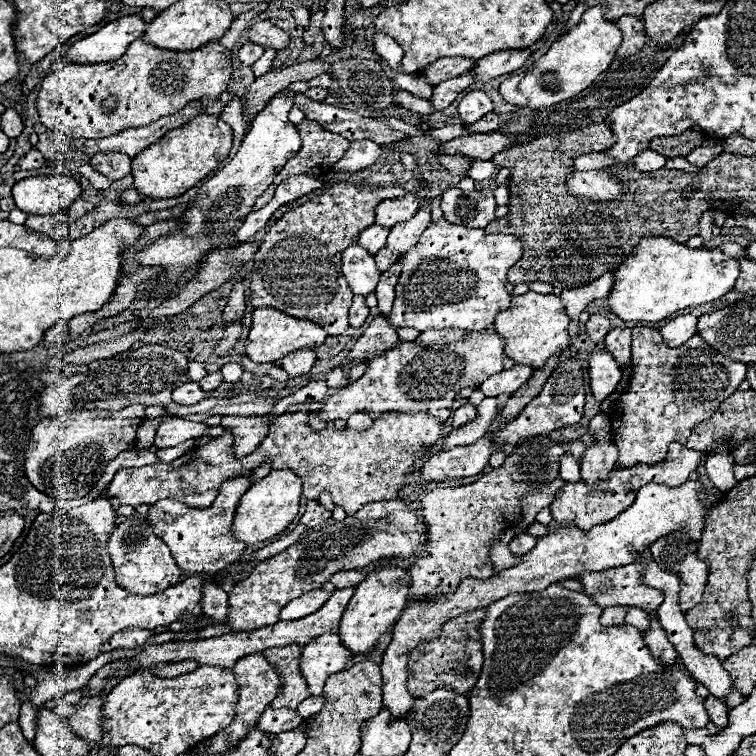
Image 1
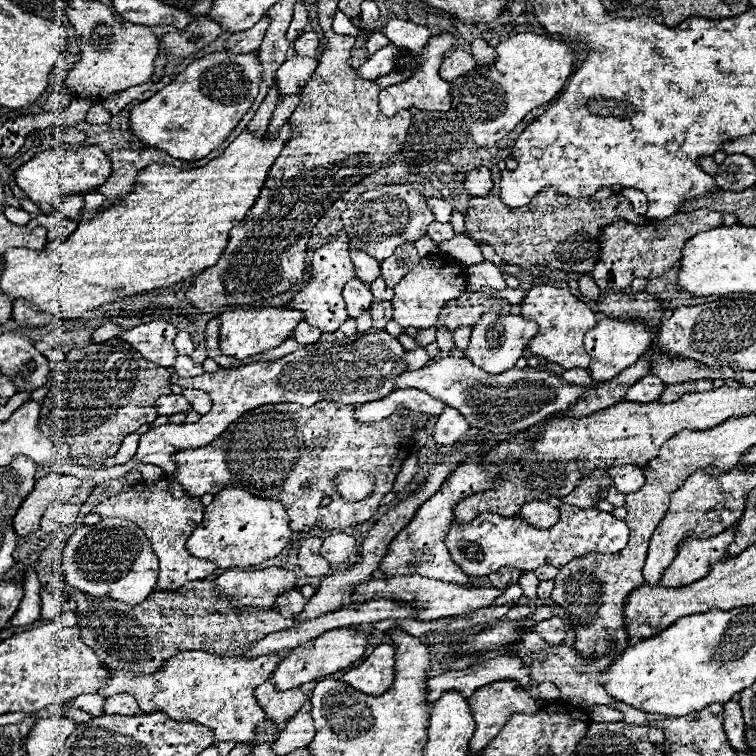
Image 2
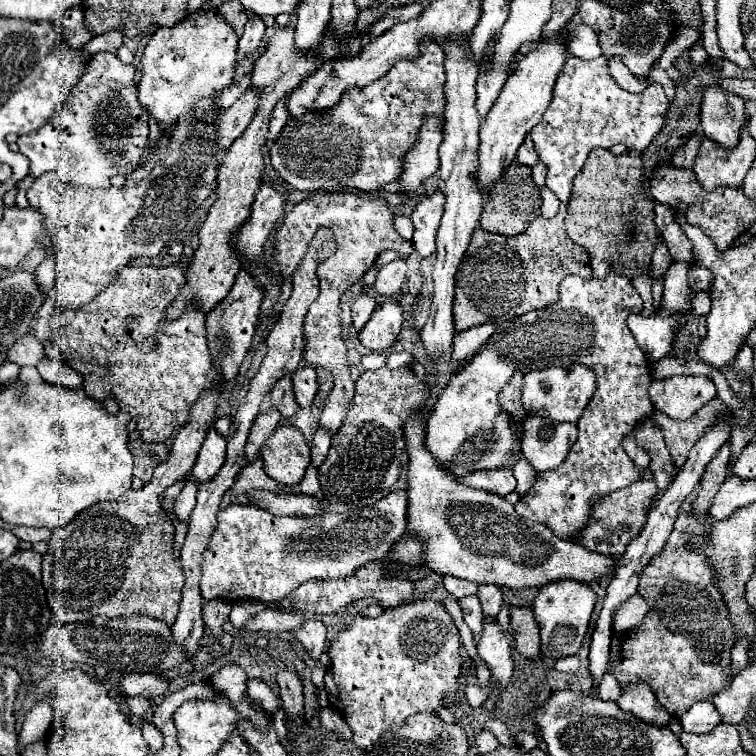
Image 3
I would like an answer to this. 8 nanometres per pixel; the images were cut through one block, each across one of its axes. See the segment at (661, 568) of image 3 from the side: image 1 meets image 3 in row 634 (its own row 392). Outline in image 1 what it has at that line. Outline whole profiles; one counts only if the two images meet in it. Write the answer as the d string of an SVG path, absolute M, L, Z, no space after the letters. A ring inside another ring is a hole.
M632 328L632 380L624 394L618 396L616 404L610 408L610 424L614 434L614 444L618 446L618 464L622 468L630 468L632 464L658 464L668 454L670 442L684 444L692 434L694 426L702 420L710 418L712 412L724 402L730 394L738 390L738 384L746 378L746 364L736 360L728 360L720 356L710 344L704 344L700 336L692 336L686 344L678 348L668 348L658 330L652 328Z

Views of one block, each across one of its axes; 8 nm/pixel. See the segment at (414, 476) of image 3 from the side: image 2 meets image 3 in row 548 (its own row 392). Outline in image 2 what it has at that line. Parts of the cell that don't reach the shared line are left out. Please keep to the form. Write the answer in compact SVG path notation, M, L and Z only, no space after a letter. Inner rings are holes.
M446 356L426 368L402 372L396 378L396 388L416 388L428 392L432 398L456 408L470 422L470 426L494 434L508 434L530 428L530 424L538 424L552 414L566 412L592 386L572 386L556 374L540 372L530 366L522 370L510 368L500 376L488 376L482 368L466 358Z

